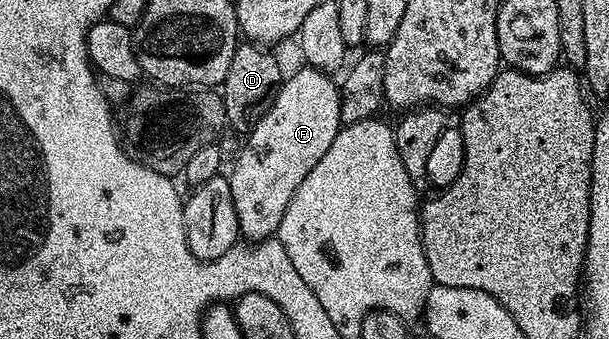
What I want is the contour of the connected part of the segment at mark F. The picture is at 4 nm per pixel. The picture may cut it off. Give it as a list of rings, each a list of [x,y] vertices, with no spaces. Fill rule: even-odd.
[[[304,68],[298,74],[284,79],[277,88],[271,108],[248,131],[245,147],[237,154],[233,162],[233,171],[227,174],[231,200],[235,204],[237,229],[242,239],[250,243],[262,242],[265,238],[276,235],[279,224],[283,220],[283,212],[287,212],[287,204],[291,204],[291,196],[295,196],[295,188],[303,184],[307,172],[315,168],[319,160],[323,160],[323,152],[331,148],[331,140],[342,128],[341,91],[336,81],[332,82],[328,73],[312,68]]]

